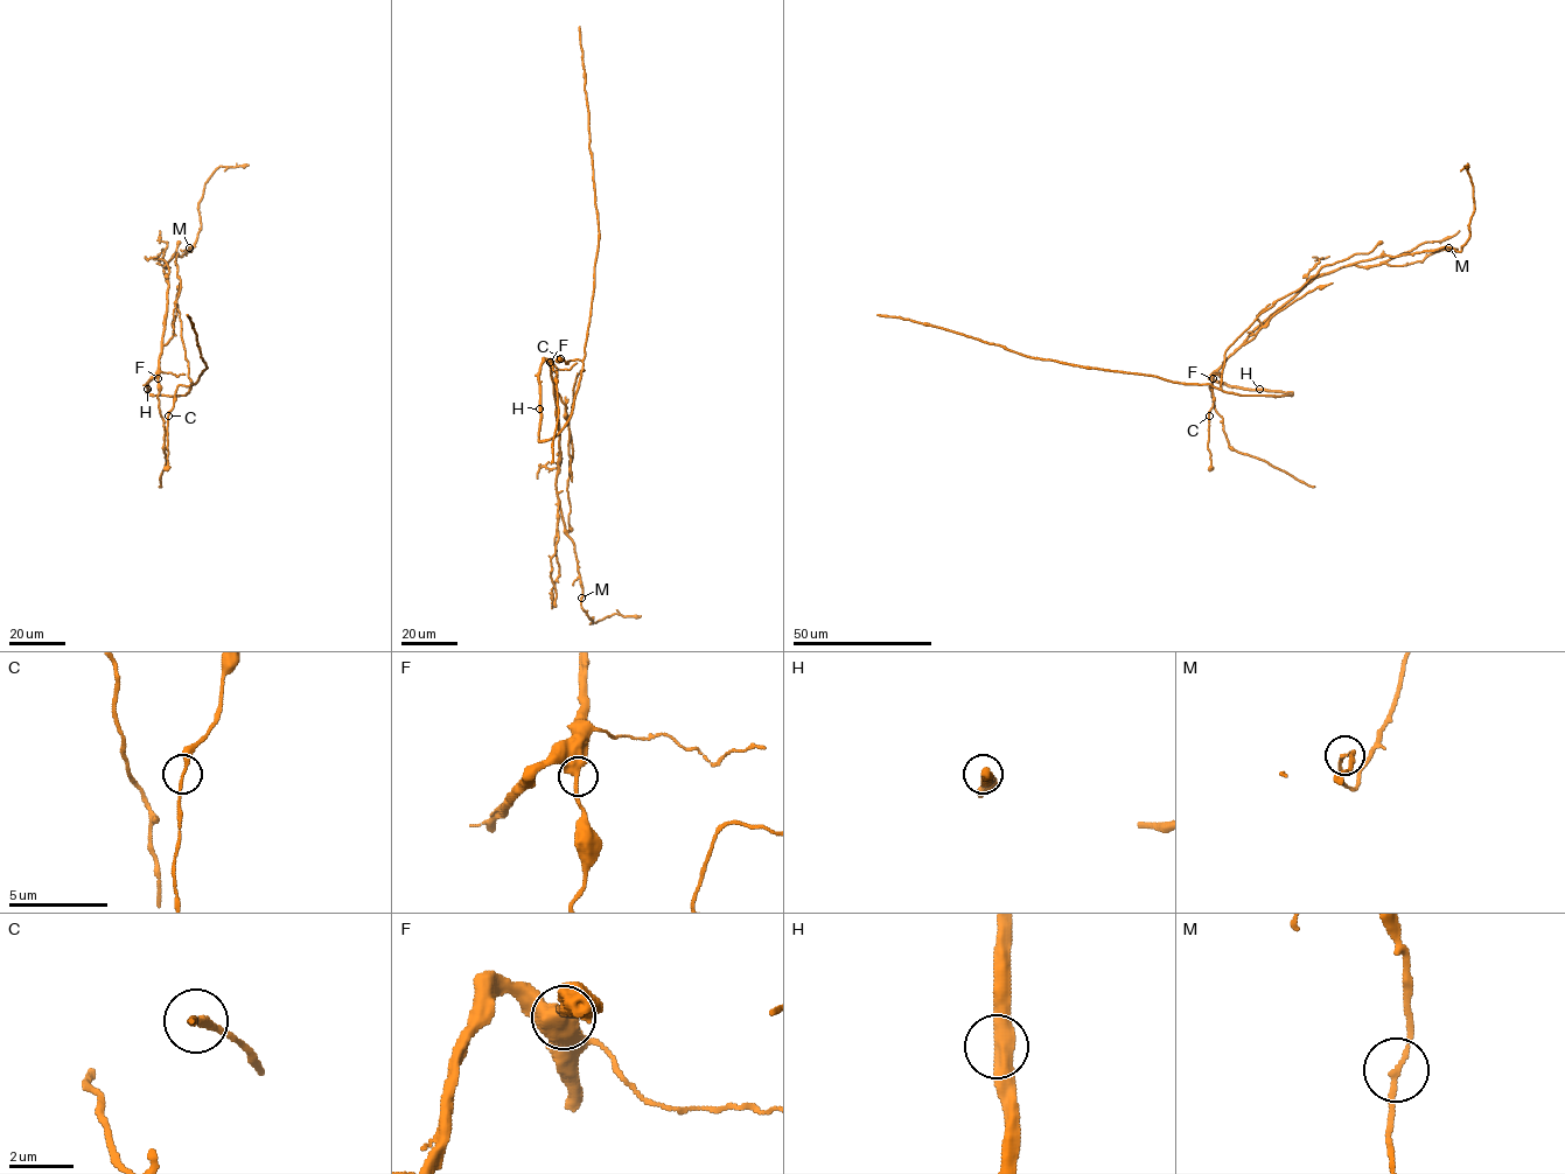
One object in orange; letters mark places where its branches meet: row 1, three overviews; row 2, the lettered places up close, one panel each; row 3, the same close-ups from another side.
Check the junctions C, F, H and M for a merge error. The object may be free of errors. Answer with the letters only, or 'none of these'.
none of these

